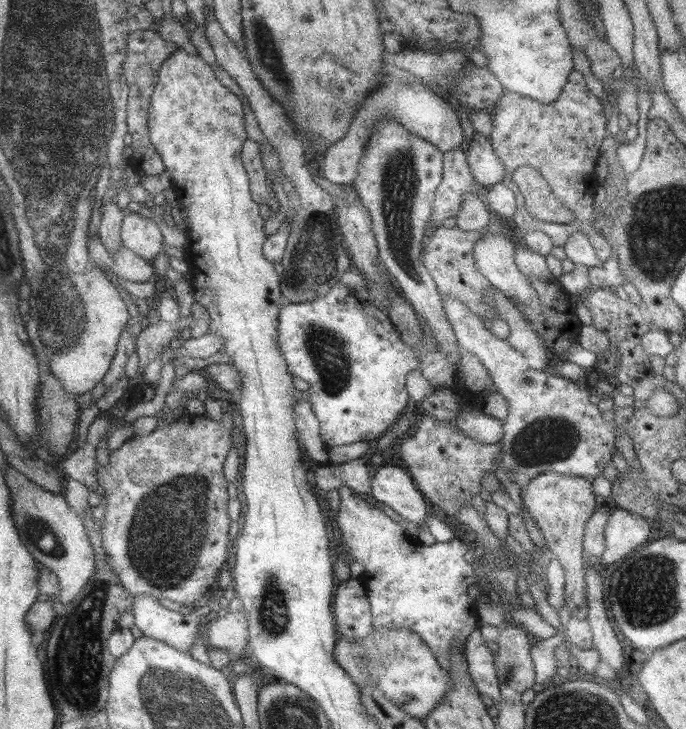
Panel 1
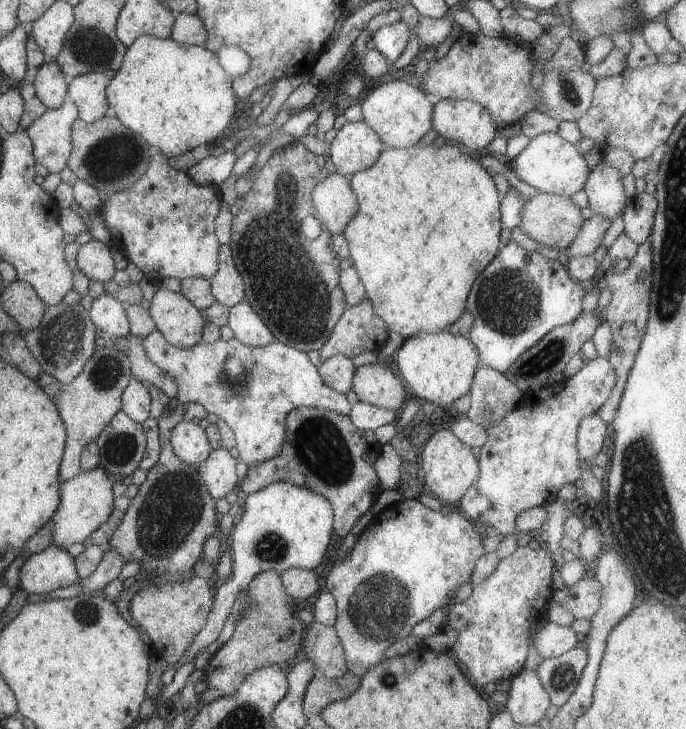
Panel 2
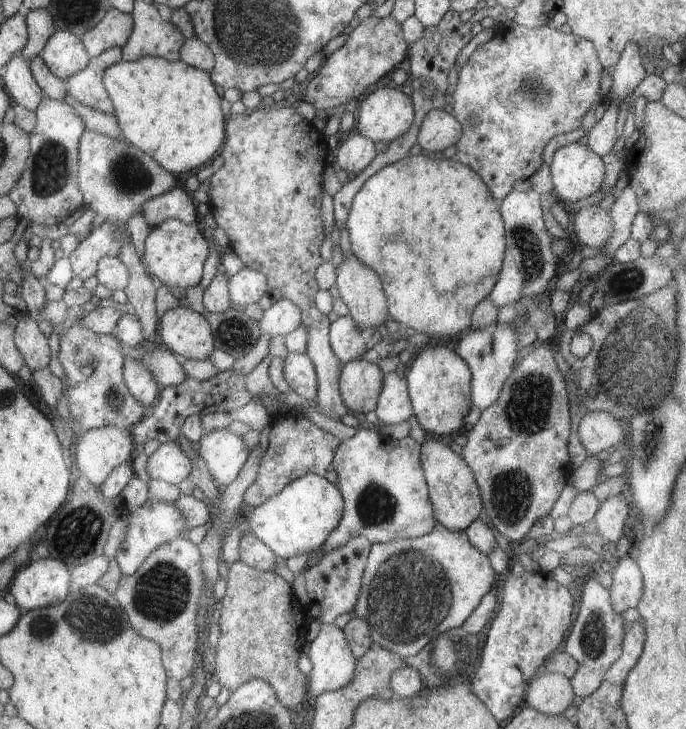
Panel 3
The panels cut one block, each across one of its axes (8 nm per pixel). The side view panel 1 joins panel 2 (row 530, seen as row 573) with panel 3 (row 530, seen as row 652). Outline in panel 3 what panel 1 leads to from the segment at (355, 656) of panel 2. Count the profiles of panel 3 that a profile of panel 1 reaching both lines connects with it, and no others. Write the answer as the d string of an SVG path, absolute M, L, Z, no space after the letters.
M437 522L430 534L418 538L372 543L353 613L369 624L374 643L399 654L403 659L413 657L442 632L456 630L466 622L484 595L492 590L494 574L496 571L489 556L482 554L471 543L466 531L453 531Z

